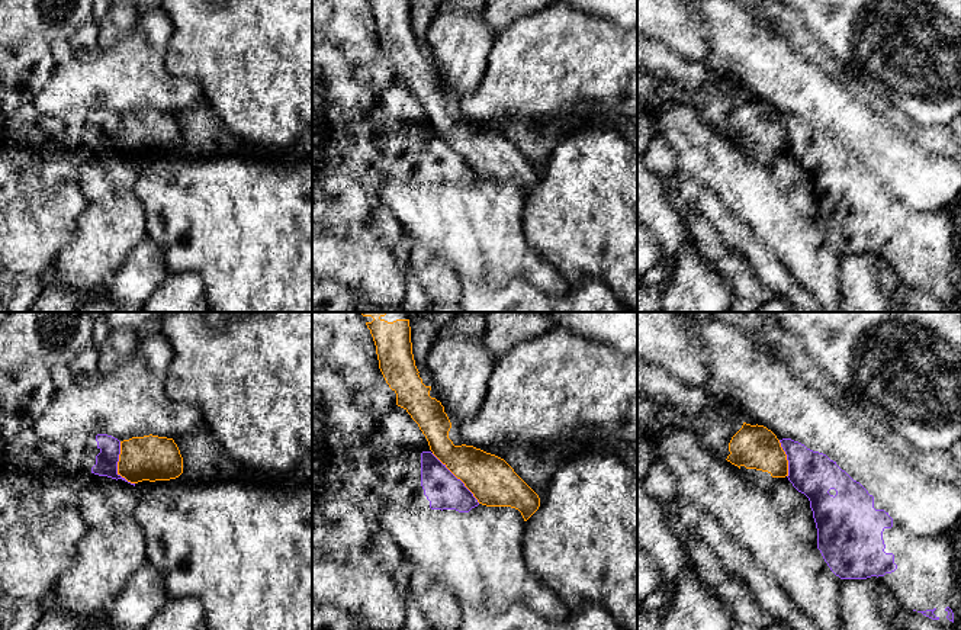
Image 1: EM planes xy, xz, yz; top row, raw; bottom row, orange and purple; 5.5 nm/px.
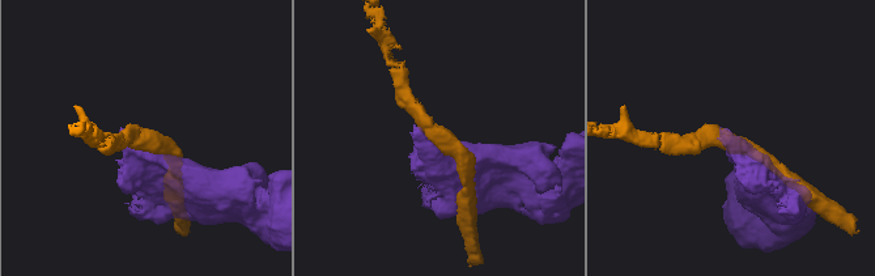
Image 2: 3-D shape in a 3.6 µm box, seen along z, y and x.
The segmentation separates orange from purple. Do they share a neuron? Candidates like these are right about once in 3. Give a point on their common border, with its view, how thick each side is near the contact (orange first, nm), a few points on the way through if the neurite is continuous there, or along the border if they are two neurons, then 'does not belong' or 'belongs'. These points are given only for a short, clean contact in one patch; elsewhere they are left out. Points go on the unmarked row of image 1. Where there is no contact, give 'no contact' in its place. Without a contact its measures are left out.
xz (457, 153) | 260/200 nm | does not belong

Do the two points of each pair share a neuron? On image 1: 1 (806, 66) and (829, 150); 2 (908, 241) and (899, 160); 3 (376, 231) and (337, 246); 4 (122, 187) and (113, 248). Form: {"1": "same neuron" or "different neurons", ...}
{"1": "same neuron", "2": "same neuron", "3": "same neuron", "4": "same neuron"}

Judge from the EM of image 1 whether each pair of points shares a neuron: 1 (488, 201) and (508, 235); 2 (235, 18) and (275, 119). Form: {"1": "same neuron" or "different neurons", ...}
{"1": "same neuron", "2": "same neuron"}

